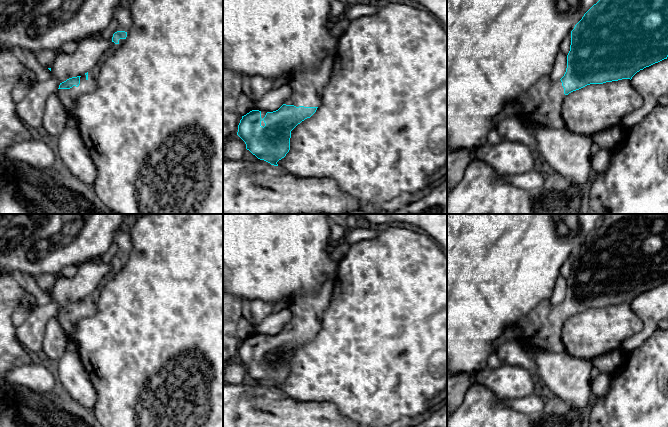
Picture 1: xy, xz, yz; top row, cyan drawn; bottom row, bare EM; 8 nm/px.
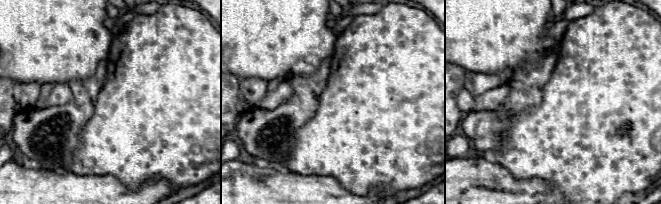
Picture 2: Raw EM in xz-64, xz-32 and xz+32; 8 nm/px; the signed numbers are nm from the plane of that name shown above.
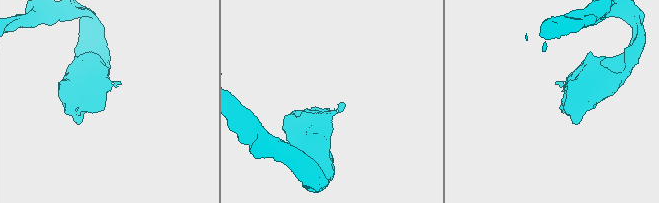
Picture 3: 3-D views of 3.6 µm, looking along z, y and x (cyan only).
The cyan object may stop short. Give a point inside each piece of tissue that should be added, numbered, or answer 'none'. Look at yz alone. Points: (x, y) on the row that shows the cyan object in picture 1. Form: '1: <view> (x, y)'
1: yz (541, 104)

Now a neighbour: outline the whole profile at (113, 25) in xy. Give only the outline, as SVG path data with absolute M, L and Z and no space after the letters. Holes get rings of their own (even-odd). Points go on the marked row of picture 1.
M112 19L104 30L93 34L90 39L109 39L114 34L120 23L120 19Z

